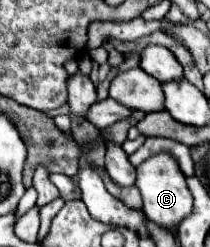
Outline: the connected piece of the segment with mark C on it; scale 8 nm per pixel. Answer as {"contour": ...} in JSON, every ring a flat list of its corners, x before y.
{"contour":[[165,151,151,155,149,159,145,159,143,163,137,165,135,185,141,191,143,211,145,211,147,219,155,221,157,225,165,227,167,231,171,231,173,225,179,225,193,209,193,197,185,185,185,175,181,173,179,163,173,157,169,157,169,153,165,153]]}

